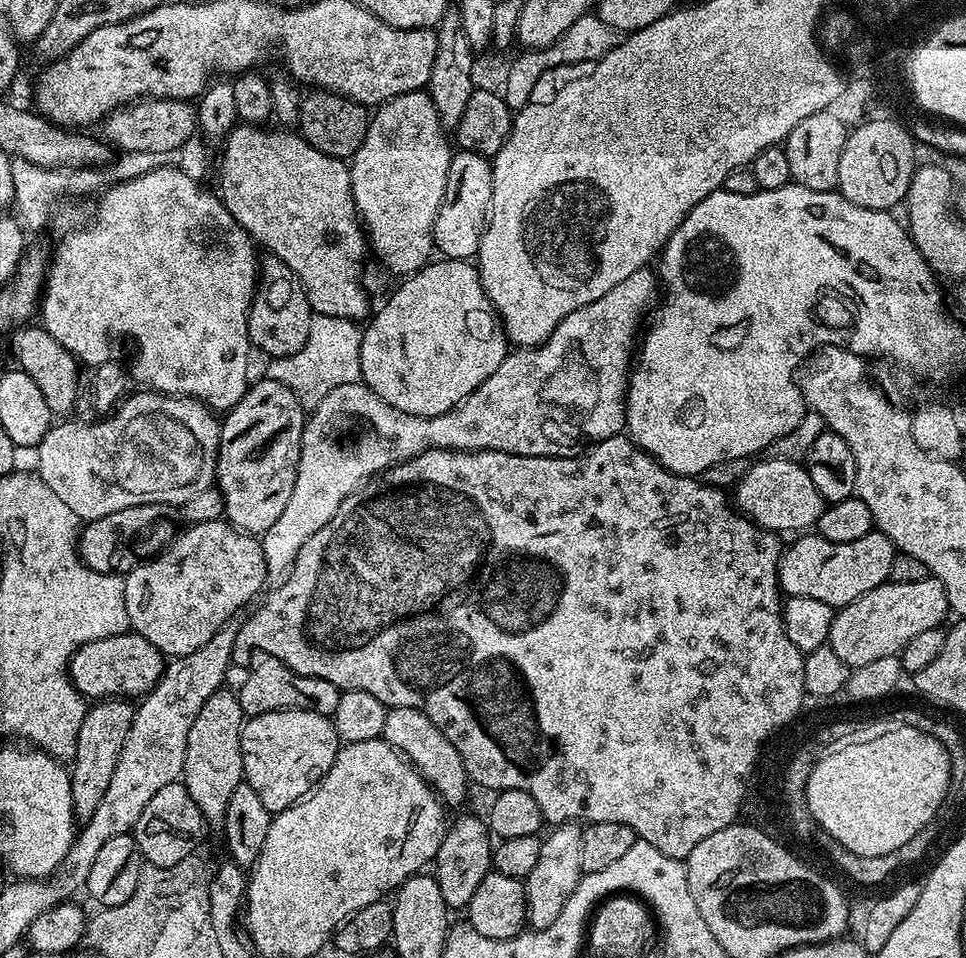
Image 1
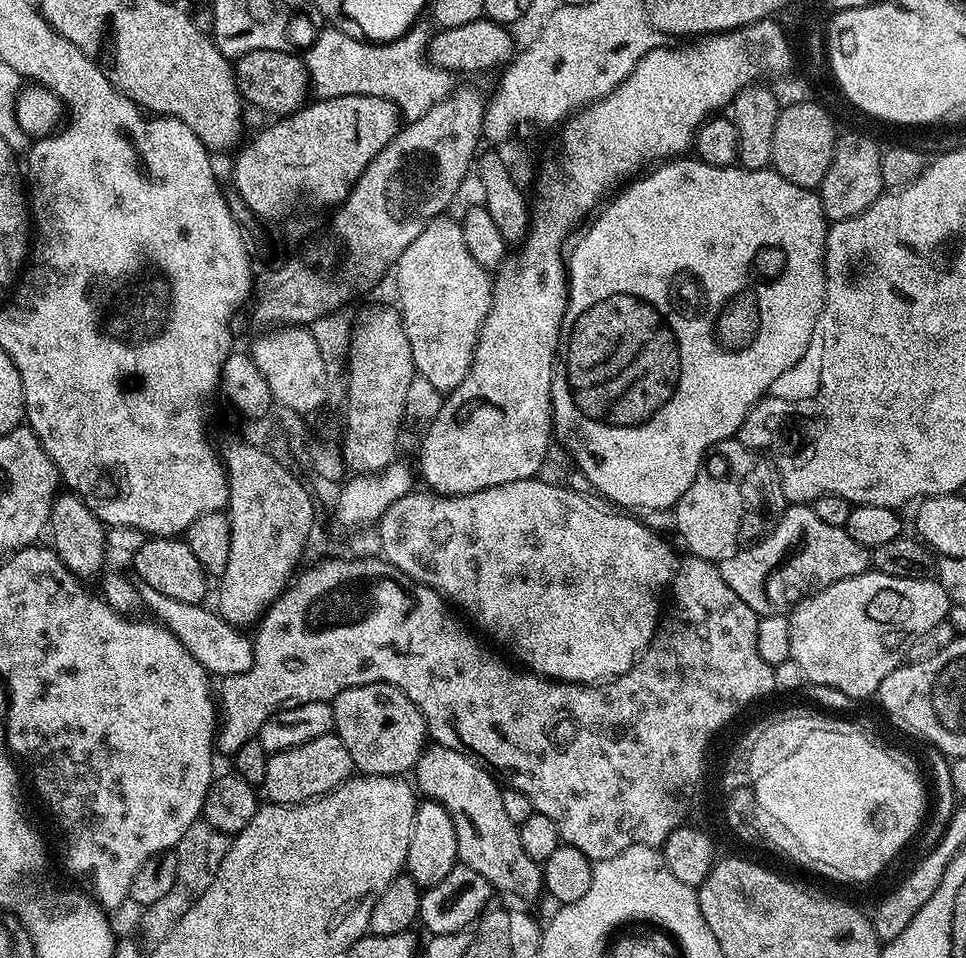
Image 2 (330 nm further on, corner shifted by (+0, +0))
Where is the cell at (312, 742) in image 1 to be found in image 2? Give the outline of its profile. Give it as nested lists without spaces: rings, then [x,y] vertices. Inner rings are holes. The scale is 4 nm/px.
[[[329,734],[322,738],[314,738],[314,742],[302,742],[302,746],[294,746],[290,750],[271,753],[262,791],[274,804],[303,804],[322,797],[327,792],[333,792],[339,784],[353,775],[353,772],[350,750],[346,750],[339,736]]]

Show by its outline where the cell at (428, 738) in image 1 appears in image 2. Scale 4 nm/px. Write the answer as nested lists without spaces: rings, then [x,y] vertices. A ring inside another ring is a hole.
[[[432,742],[421,752],[414,769],[415,787],[421,797],[440,804],[454,822],[459,863],[478,870],[497,893],[536,896],[542,892],[542,868],[522,850],[520,829],[506,814],[502,788],[492,773],[458,750]]]

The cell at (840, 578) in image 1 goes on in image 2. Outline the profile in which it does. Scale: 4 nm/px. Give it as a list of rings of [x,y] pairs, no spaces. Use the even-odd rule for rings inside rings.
[[[804,502],[789,503],[770,531],[761,535],[759,539],[757,544],[752,544],[749,548],[741,547],[730,558],[719,561],[718,567],[730,588],[760,618],[791,613],[809,597],[830,587],[831,584],[854,578],[872,568],[872,553],[869,548],[854,542],[854,538],[850,538],[844,527],[830,526],[822,522],[822,518],[818,518],[818,514],[814,514],[814,510]]]

